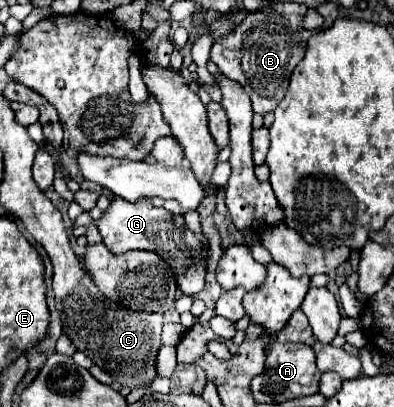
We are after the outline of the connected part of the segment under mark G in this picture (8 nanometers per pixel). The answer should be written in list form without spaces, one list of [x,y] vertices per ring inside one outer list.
[[[116,197],[114,203],[104,211],[102,219],[98,221],[98,231],[104,239],[104,245],[112,253],[126,253],[132,249],[156,251],[156,255],[160,255],[172,267],[178,289],[184,295],[196,297],[204,289],[204,277],[208,269],[208,237],[186,229],[182,215],[174,217],[166,209],[154,207],[148,199],[128,203],[126,199]]]

